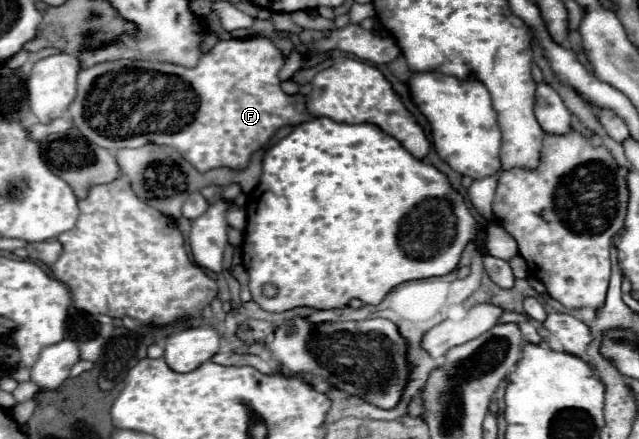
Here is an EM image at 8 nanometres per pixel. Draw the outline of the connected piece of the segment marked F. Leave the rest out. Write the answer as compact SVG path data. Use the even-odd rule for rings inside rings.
M229 39L219 41L209 53L205 53L195 69L185 69L157 61L105 61L83 69L77 75L77 97L69 107L75 127L91 143L103 149L141 147L147 143L169 145L177 149L199 173L215 167L229 167L243 171L253 153L257 153L283 125L301 125L311 117L307 111L305 95L287 95L279 89L279 71L285 63L285 55L271 39Z

